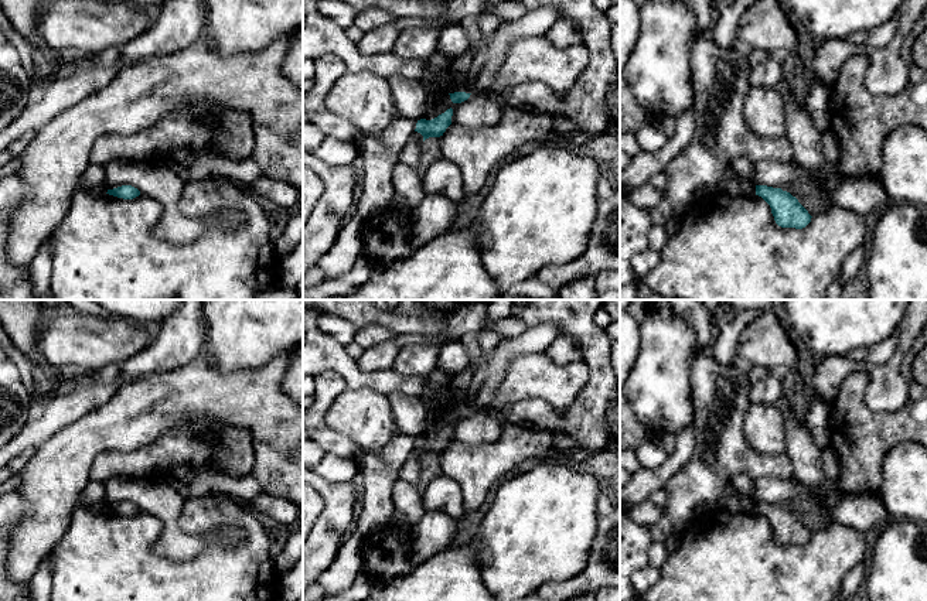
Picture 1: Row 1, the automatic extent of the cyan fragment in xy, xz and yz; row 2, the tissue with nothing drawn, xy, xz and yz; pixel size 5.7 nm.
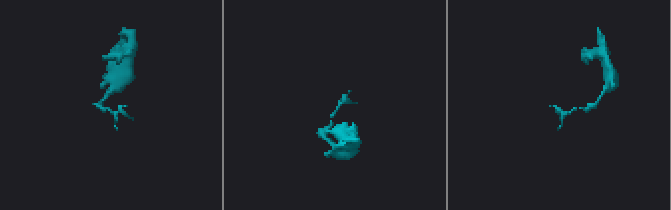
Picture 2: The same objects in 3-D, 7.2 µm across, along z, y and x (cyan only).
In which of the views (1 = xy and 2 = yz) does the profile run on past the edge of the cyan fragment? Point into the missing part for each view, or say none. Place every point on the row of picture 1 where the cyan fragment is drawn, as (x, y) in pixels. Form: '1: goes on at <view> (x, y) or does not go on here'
1: does not go on here
2: does not go on here

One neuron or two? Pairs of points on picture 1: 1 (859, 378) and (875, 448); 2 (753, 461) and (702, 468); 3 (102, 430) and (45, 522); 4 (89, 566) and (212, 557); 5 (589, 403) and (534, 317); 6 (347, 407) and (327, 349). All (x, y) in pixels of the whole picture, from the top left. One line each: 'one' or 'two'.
1: one
2: one
3: one
4: one
5: one
6: two

